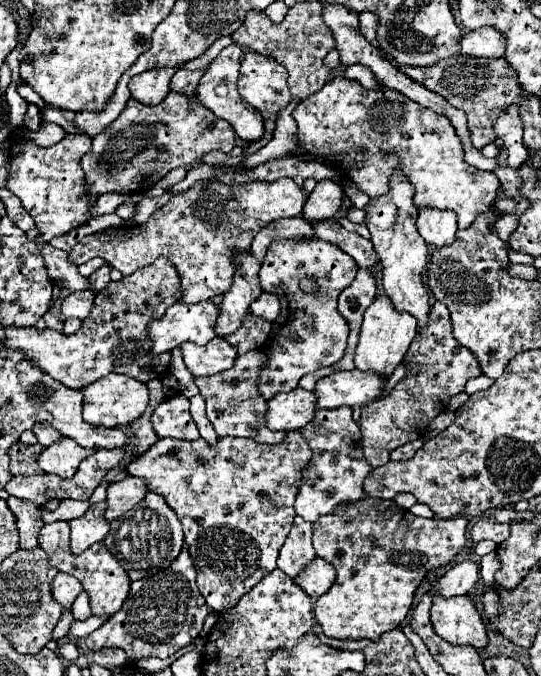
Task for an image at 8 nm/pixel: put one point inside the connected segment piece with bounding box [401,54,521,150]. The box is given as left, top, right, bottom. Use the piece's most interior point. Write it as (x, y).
(481, 87)

